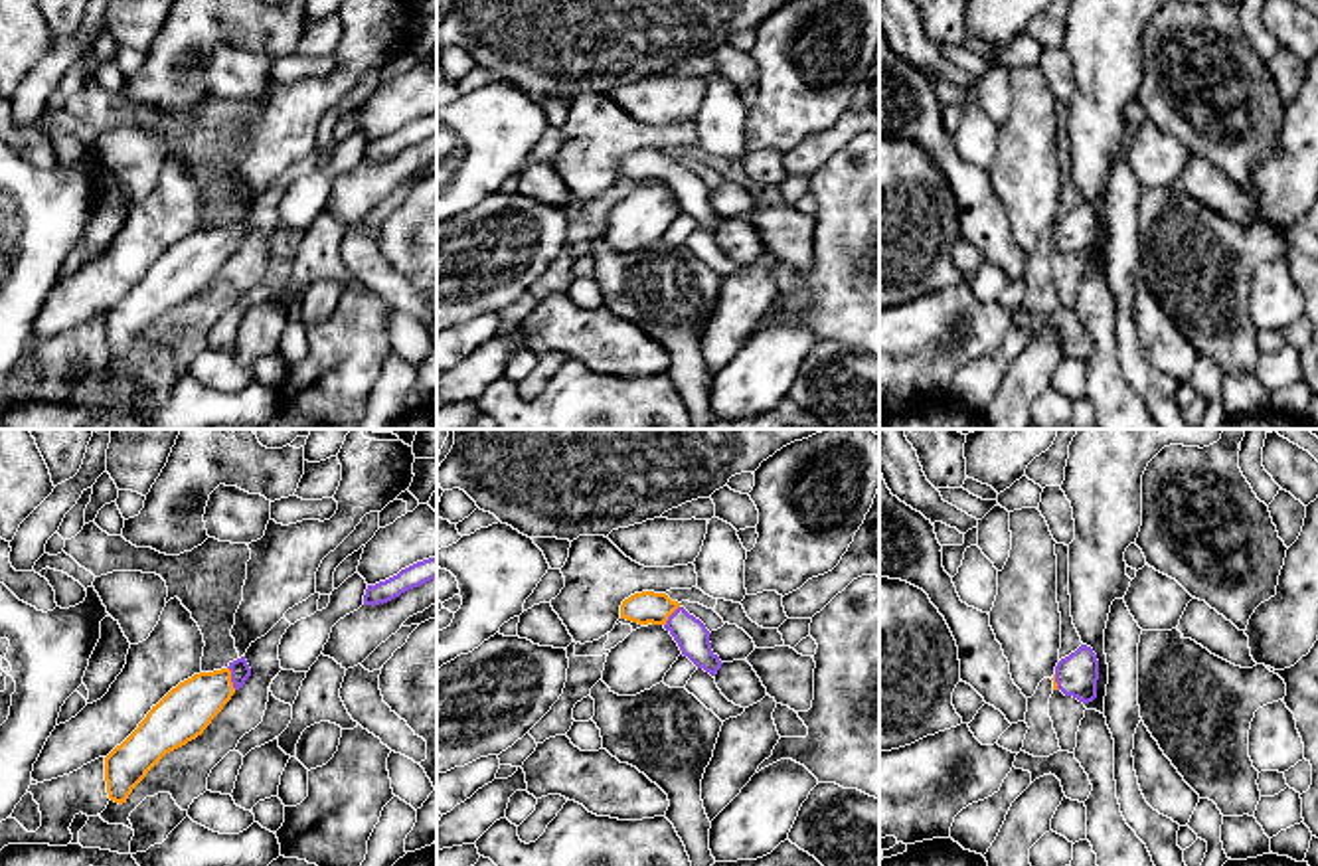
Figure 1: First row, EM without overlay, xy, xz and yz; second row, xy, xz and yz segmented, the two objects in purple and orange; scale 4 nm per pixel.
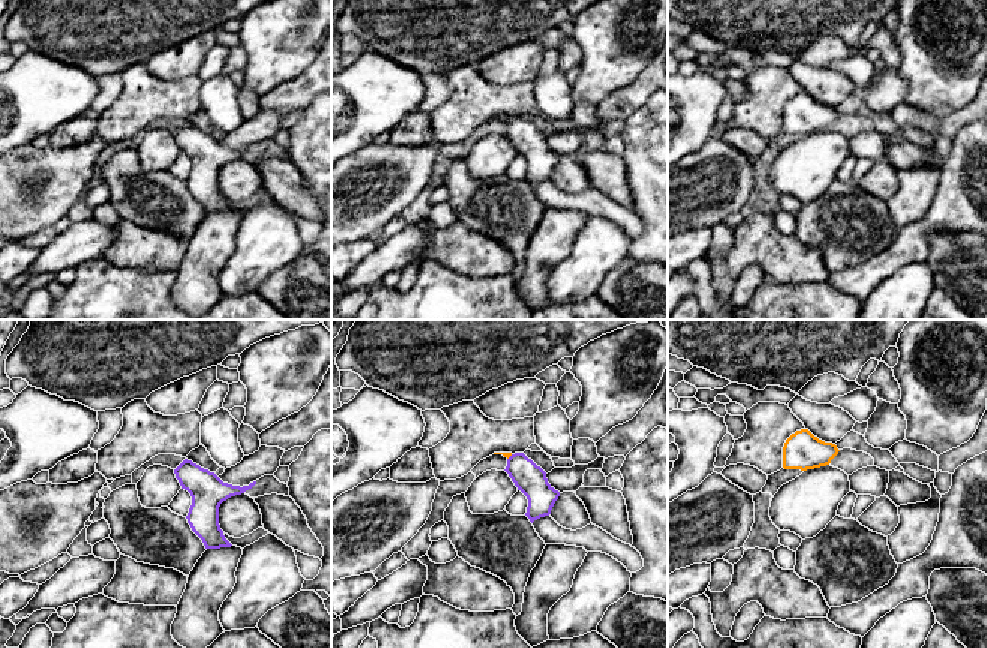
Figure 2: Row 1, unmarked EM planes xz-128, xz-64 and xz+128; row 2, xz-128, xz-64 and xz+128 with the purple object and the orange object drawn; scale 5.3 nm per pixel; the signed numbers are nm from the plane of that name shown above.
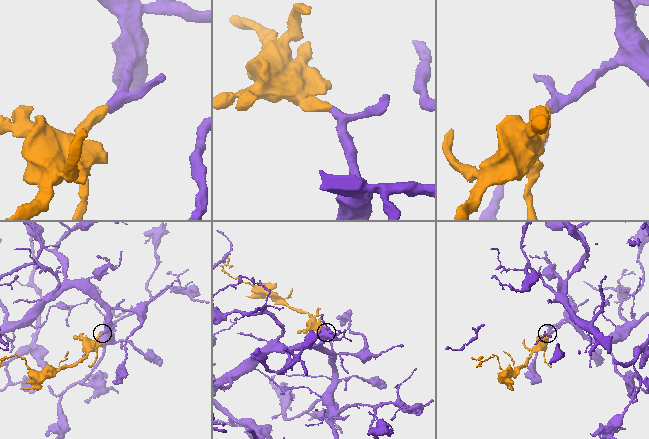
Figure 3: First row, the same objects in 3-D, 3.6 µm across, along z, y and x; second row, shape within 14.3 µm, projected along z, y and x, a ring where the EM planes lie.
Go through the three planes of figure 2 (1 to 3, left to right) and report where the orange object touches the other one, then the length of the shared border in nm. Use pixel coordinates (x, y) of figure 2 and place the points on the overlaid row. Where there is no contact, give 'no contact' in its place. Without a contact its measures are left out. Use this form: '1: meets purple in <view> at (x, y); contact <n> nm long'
1: no contact
2: meets purple in xz-64 at (509, 458); contact 40 nm long
3: no contact

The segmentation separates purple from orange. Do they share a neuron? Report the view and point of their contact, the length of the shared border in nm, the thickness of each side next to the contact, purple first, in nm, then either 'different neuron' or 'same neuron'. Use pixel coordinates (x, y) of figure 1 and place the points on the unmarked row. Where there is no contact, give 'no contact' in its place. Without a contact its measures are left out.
xy (232, 236) | 100 nm | 80/220 nm | same neuron

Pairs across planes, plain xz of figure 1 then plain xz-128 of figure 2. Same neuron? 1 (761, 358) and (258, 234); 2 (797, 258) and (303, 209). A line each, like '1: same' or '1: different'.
1: same
2: same

